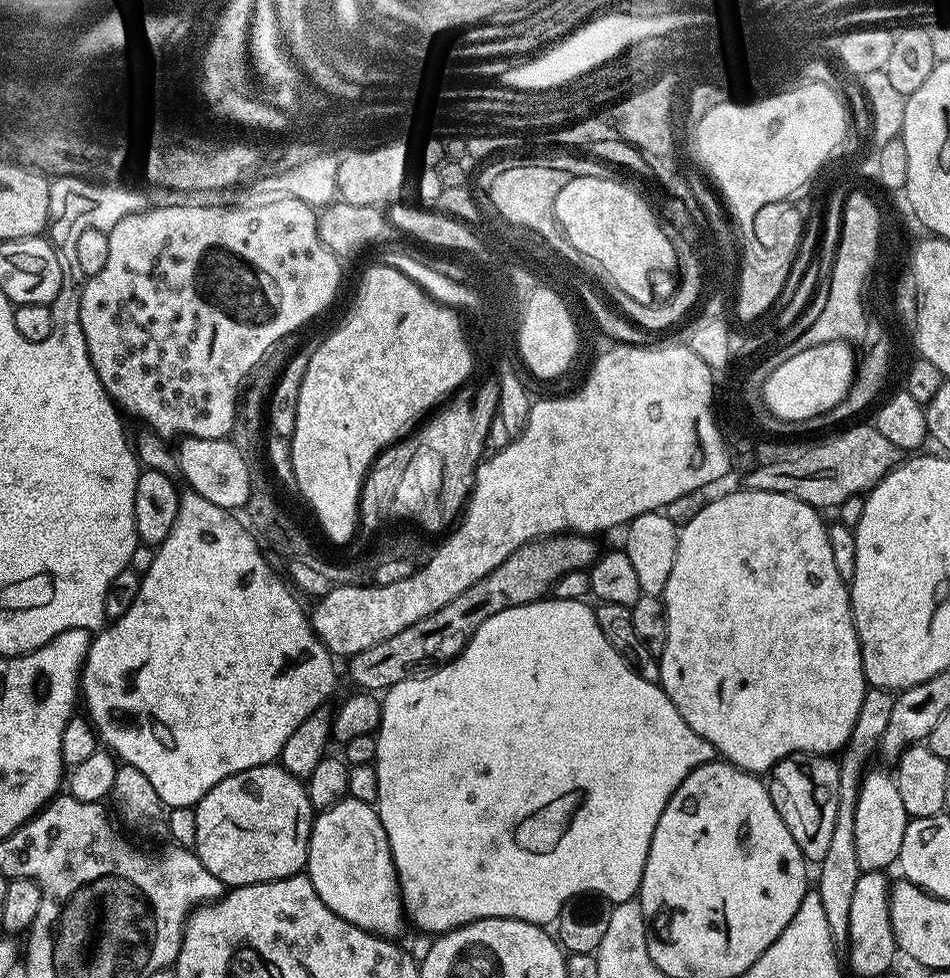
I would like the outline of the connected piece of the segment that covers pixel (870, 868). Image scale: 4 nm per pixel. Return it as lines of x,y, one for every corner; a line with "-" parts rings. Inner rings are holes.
865,771
864,779
860,782
858,806
854,814
854,846
858,850
858,866
861,872
884,872
888,867
895,865
900,859
902,838
906,834
909,822
906,806
902,806
902,797
898,794
898,786
891,775
884,772

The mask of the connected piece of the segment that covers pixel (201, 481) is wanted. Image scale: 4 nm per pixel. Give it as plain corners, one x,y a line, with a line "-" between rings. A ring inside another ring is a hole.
186,436
183,437
179,441
180,449
175,449
174,456
175,459
178,461
178,468
180,464
180,472
184,475
184,480
189,489
191,491
197,492
198,494
202,494
202,498
206,498
206,502
214,502
214,506
218,506
219,508
226,508
229,510
235,510
237,508
241,508
242,505
252,497
252,486
251,486
251,472
248,469
247,462
245,456
242,454
242,450
238,450
238,446
234,446
232,444
231,439
225,438
223,440
219,440
218,438
194,438
193,436

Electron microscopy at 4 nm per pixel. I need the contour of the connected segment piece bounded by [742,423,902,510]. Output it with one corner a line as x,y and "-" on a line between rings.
871,423
845,427
833,440
813,443
801,459
773,462
769,465
757,463
743,473
745,489
766,490
770,494
790,494
817,510
835,509
846,498
867,494
876,483
892,471
902,459
901,449
887,440

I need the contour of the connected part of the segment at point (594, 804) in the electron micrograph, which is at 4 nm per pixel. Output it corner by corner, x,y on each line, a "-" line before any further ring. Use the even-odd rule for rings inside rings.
555,598
535,600
533,604
527,604
526,606
514,606
510,610
502,610
502,614
494,614
494,618
486,618
486,622
482,622
482,626
478,626
476,633
469,638
468,644
460,651
460,655
455,660
441,663
439,667
427,674
413,676
387,689
382,696
380,726
374,737
376,739
374,763
378,774
378,798
374,807
382,818
382,826
386,830
386,838
390,842
390,850
400,883
400,897
404,903
404,914
411,923
413,920
422,931
432,932
431,934
449,932
455,928
466,926
470,922
478,922
486,918
510,918
511,920
548,926
559,920
561,910
569,902
575,901
585,894
595,894
608,902
633,899
639,893
646,858
650,850
650,838
654,838
654,830
658,826
658,818
662,818
662,810
666,810
666,802
670,802
674,790
678,790
680,783
696,767
711,762
718,756
716,748
710,746
706,742
706,738
694,734
694,730
690,730
690,726
686,726
682,714
678,714
674,702
670,702
670,698
664,693
664,689
654,682
646,682
646,678
639,676
621,658
618,650
614,650
614,646
610,646
610,642
606,642
606,634
602,634
602,630
598,627
596,613
591,603
588,605
588,602
584,600
557,600

